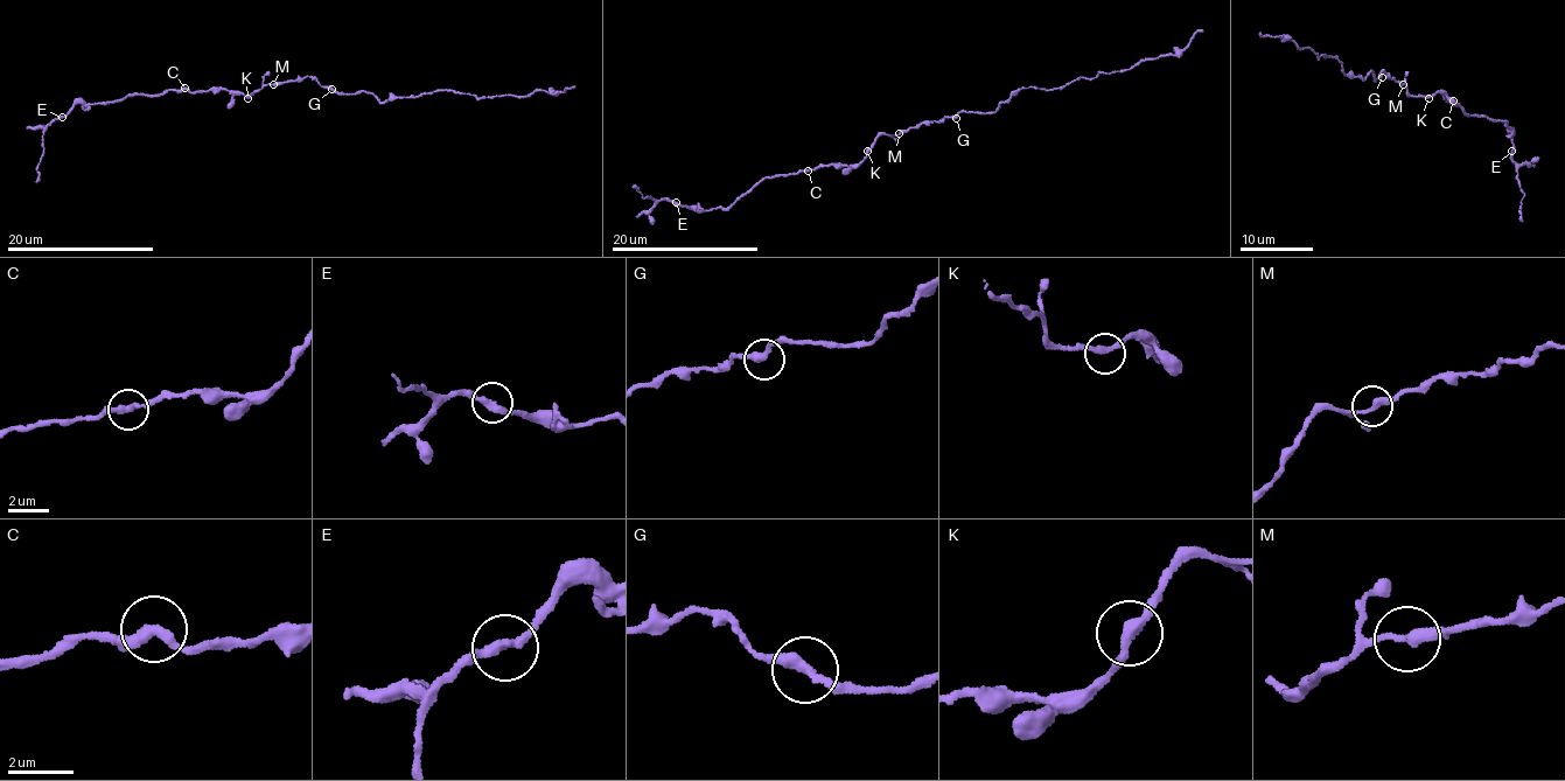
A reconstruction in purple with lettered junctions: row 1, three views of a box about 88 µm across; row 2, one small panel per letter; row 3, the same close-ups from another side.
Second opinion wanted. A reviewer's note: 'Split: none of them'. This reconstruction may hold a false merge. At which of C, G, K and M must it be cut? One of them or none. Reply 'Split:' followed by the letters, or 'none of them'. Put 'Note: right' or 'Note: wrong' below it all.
Split: C
Note: wrong

